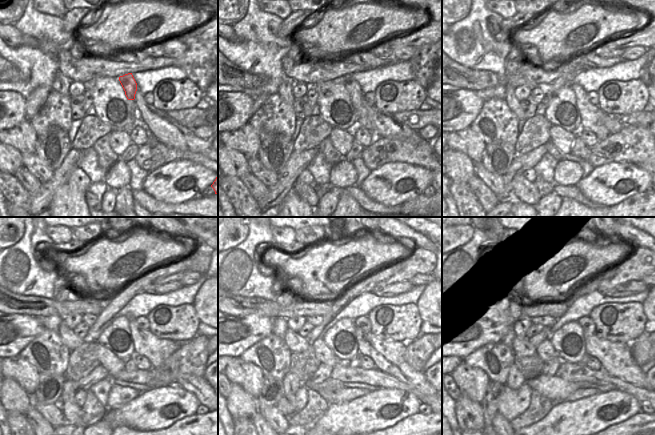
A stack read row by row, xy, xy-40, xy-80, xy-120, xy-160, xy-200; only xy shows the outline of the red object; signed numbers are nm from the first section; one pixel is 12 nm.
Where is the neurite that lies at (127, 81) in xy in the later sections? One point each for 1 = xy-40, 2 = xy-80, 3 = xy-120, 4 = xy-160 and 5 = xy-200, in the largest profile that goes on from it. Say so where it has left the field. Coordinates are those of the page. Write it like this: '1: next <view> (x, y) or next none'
1: next xy-40 (362, 118)
2: next xy-80 (591, 116)
3: next xy-120 (156, 350)
4: next xy-160 (389, 357)
5: next xy-200 (616, 358)

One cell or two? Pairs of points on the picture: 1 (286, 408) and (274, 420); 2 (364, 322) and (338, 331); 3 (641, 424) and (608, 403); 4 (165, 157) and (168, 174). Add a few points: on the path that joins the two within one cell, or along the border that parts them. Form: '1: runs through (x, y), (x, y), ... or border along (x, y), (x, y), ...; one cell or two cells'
1: border along (275, 405), (287, 417); two cells
2: border along (352, 320), (356, 325); two cells
3: border along (641, 411), (616, 424); two cells
4: border along (189, 160), (172, 160), (149, 172); two cells

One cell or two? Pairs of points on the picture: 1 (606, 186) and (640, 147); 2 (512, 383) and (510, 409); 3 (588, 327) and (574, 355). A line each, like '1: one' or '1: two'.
1: two
2: two
3: two

